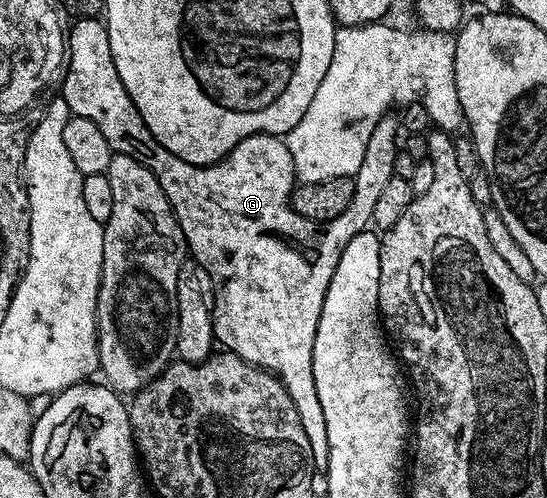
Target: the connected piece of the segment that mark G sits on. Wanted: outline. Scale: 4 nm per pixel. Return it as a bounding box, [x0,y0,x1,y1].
[61,18,401,467]

